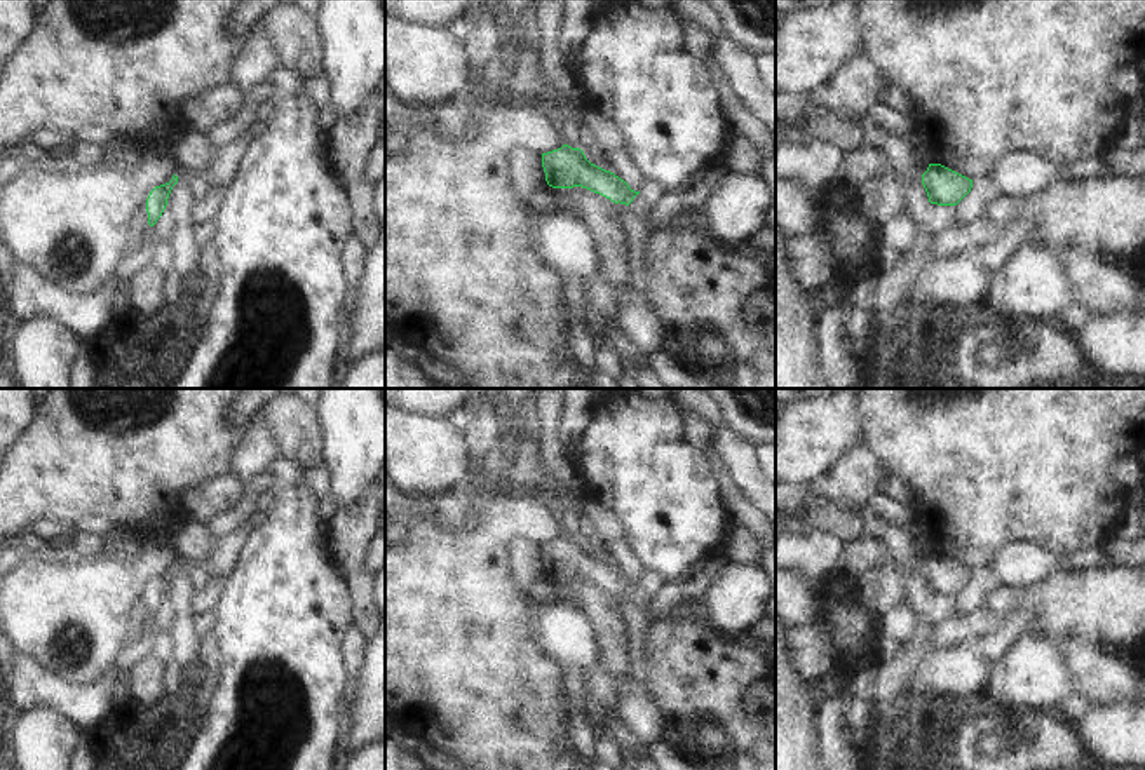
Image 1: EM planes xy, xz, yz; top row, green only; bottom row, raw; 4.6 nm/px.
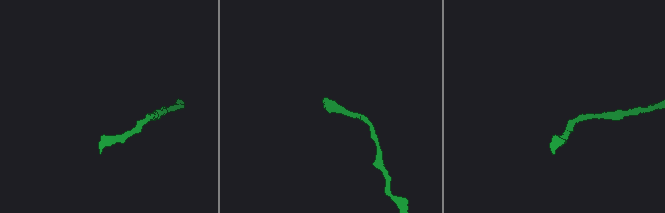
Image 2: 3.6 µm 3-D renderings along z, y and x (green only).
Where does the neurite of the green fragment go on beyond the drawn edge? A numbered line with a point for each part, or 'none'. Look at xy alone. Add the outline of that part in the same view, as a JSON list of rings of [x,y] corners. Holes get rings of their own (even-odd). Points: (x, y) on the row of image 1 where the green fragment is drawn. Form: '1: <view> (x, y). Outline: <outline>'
none.

